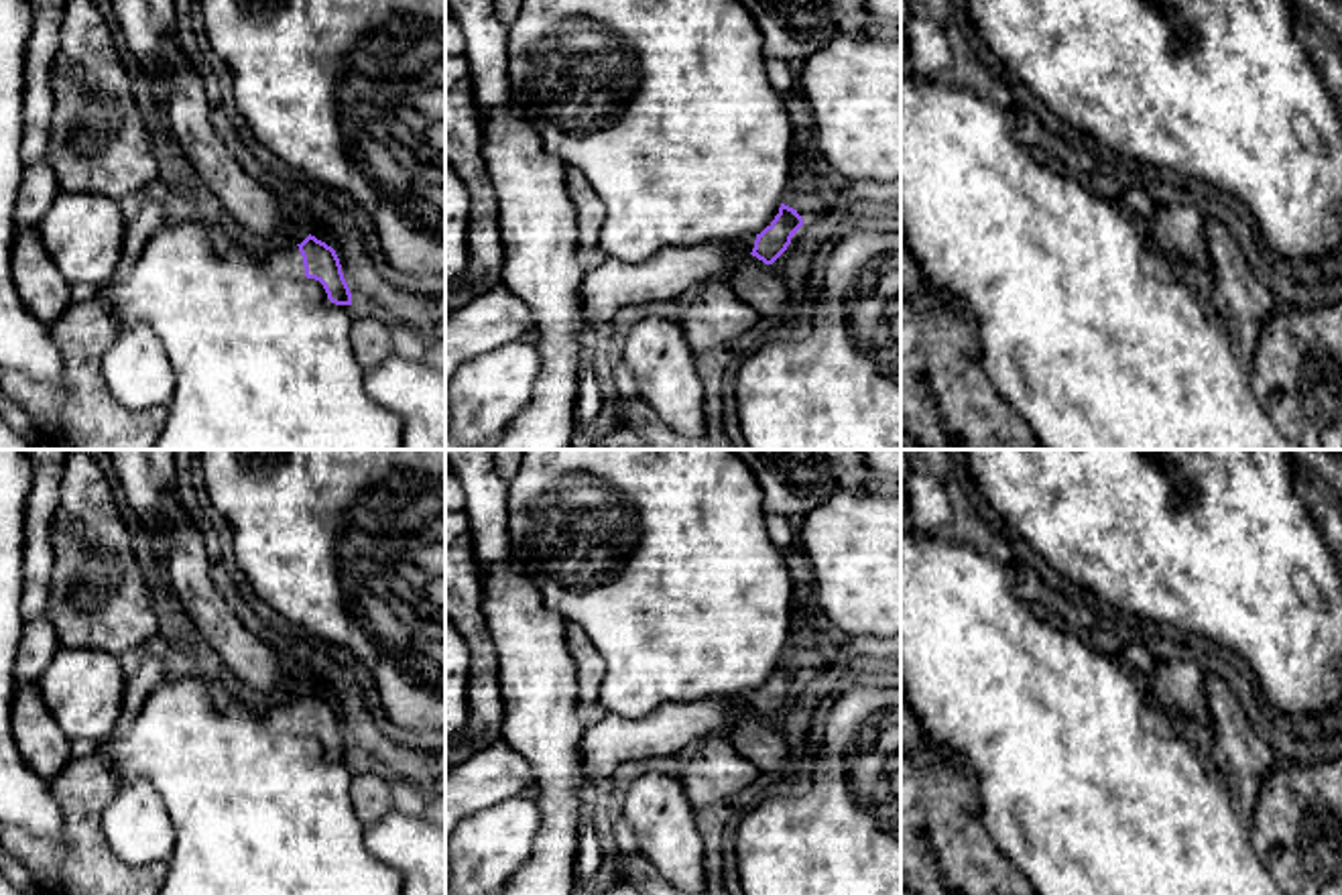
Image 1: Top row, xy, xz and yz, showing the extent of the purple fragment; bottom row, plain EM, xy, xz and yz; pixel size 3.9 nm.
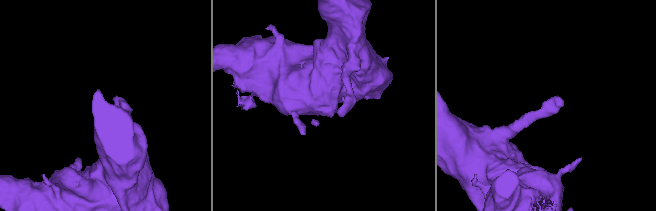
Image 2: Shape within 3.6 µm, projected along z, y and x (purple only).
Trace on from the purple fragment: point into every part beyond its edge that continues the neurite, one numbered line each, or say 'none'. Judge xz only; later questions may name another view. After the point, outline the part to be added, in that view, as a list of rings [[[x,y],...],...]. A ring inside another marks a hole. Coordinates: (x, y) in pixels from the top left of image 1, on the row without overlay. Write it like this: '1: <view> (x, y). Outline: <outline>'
1: xz (613, 741). Outline: [[[754,690],[730,696],[697,700],[687,706],[663,706],[645,718],[606,714],[600,722],[584,728],[580,763],[584,781],[612,777],[630,761],[679,757],[683,749],[720,730],[730,728],[736,710],[750,710]]]

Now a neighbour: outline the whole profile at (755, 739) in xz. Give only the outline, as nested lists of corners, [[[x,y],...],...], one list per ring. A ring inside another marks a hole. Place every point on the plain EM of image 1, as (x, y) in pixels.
[[[752,710],[732,712],[726,738],[742,759],[760,771],[785,773],[799,767],[791,759],[787,736]]]

